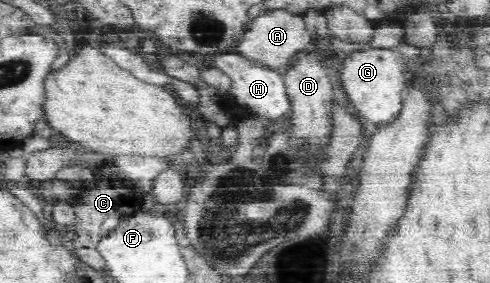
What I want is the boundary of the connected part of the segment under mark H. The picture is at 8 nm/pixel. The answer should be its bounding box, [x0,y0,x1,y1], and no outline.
[213,51,290,125]

